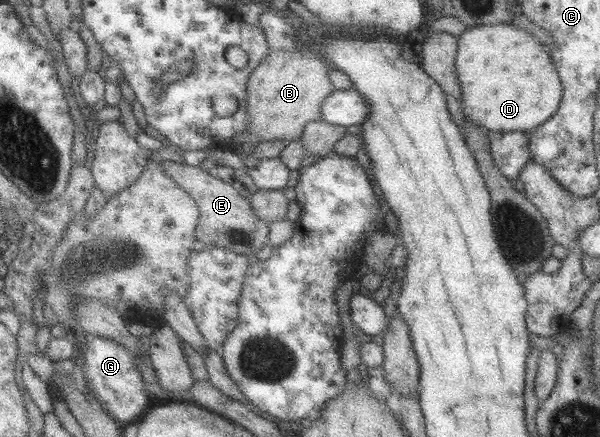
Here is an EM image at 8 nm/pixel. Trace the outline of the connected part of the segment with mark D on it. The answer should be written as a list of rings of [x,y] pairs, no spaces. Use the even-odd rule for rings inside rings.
[[[512,24],[478,25],[457,38],[456,70],[465,119],[485,132],[530,131],[548,121],[560,108],[563,86],[548,47]]]

